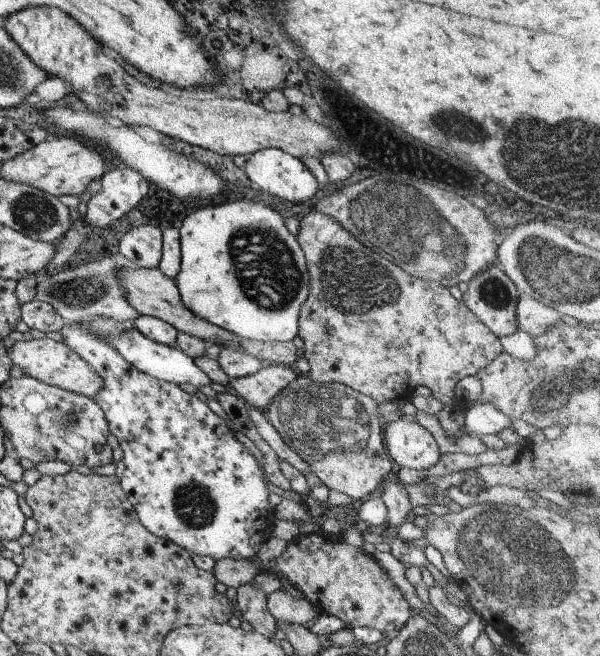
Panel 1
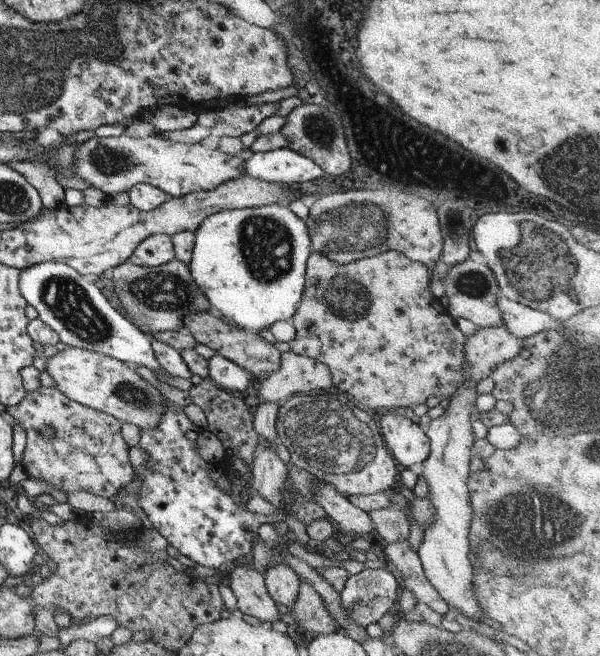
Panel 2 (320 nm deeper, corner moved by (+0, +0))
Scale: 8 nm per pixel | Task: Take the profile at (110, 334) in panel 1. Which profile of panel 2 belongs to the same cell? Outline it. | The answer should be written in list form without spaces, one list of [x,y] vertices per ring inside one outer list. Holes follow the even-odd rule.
[[[45,261],[32,264],[30,267],[19,271],[18,289],[25,303],[37,311],[39,320],[47,324],[47,327],[56,333],[58,341],[61,343],[72,348],[103,354],[103,356],[109,356],[125,364],[143,366],[153,372],[153,374],[157,374],[157,371],[159,371],[167,375],[158,365],[157,360],[155,360],[155,356],[150,348],[151,339],[145,336],[132,322],[122,318],[117,310],[111,308],[109,302],[99,292],[99,288],[93,284],[93,279],[79,274],[66,264]]]

